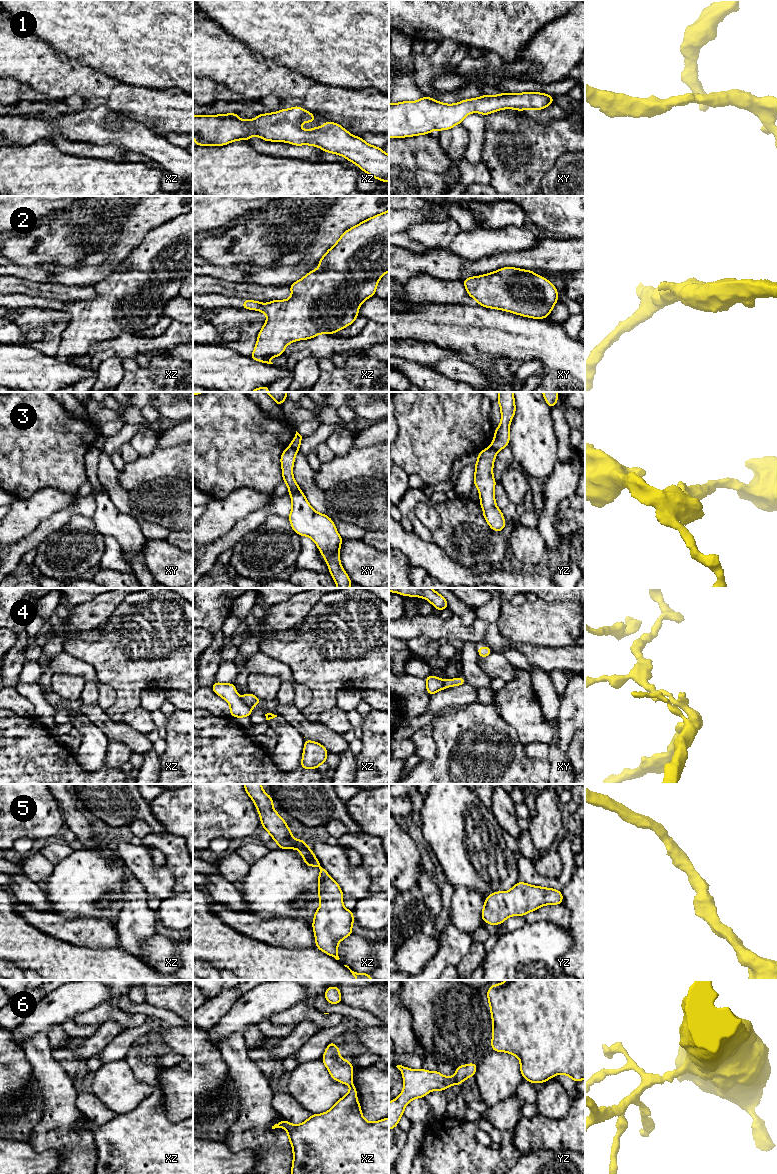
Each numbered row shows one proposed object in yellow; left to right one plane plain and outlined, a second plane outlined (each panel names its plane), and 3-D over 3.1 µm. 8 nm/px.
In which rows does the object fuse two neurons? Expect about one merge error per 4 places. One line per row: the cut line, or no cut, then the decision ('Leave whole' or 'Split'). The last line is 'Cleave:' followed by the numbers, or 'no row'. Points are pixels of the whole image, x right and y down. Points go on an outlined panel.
1: No split. Leave whole
2: No split. Leave whole
3: Split along xy (290, 445), (297, 451). Split
4: Split along xz (241, 698), (250, 708). Split
5: No split. Leave whole
6: No split. Leave whole
Cleave: 3, 4

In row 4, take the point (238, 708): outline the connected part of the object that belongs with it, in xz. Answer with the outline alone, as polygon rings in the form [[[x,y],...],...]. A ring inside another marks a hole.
[[[215,681],[212,691],[229,703],[231,717],[244,718],[251,716],[252,709],[237,694],[233,683],[223,684]]]

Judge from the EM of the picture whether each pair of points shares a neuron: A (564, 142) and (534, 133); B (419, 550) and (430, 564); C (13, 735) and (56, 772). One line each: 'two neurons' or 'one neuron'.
A: one neuron
B: one neuron
C: one neuron

